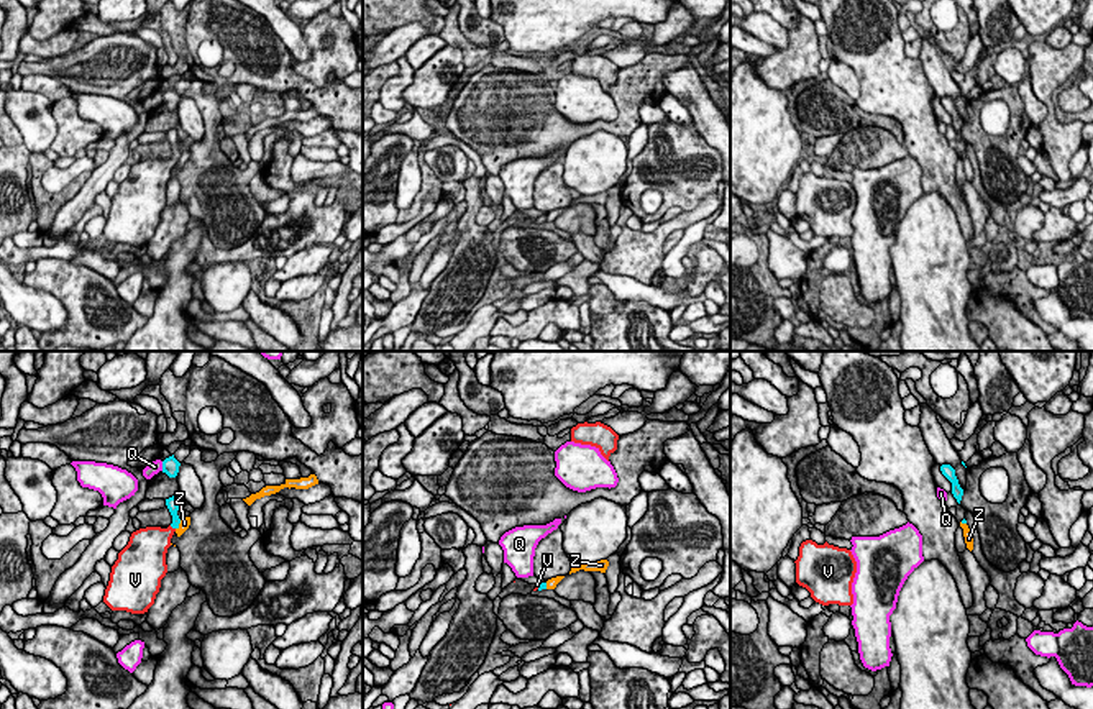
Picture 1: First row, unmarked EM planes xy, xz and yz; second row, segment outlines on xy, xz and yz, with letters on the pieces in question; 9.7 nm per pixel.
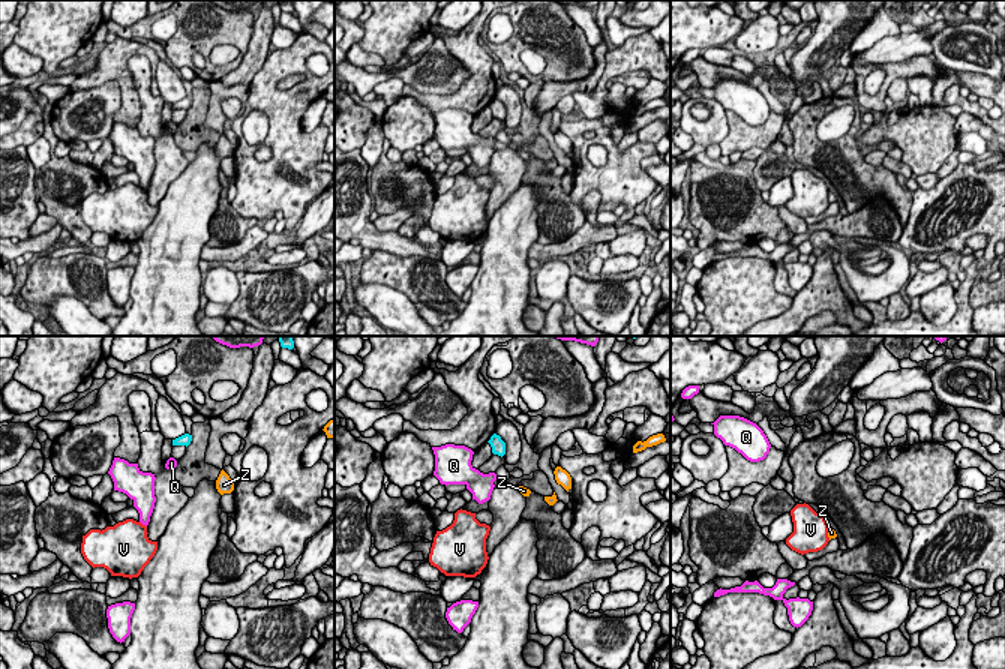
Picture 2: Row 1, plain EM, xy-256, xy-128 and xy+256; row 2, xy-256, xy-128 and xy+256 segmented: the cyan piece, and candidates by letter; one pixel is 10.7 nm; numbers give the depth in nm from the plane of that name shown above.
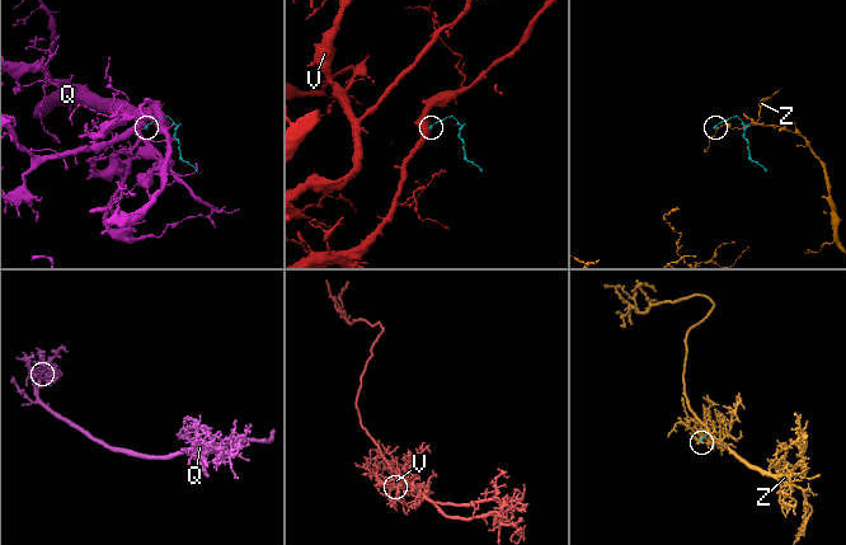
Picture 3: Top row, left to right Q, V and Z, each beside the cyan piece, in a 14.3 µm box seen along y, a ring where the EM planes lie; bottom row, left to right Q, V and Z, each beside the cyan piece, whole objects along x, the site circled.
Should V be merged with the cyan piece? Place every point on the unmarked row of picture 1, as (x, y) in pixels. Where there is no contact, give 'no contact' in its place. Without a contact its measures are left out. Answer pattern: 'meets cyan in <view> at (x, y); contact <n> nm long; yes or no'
meets cyan in xy at (173, 160); contact 70 nm long; yes

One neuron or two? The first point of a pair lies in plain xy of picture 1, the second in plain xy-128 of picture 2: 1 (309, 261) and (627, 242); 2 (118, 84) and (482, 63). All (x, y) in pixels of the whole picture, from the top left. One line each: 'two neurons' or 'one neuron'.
1: one neuron
2: two neurons

